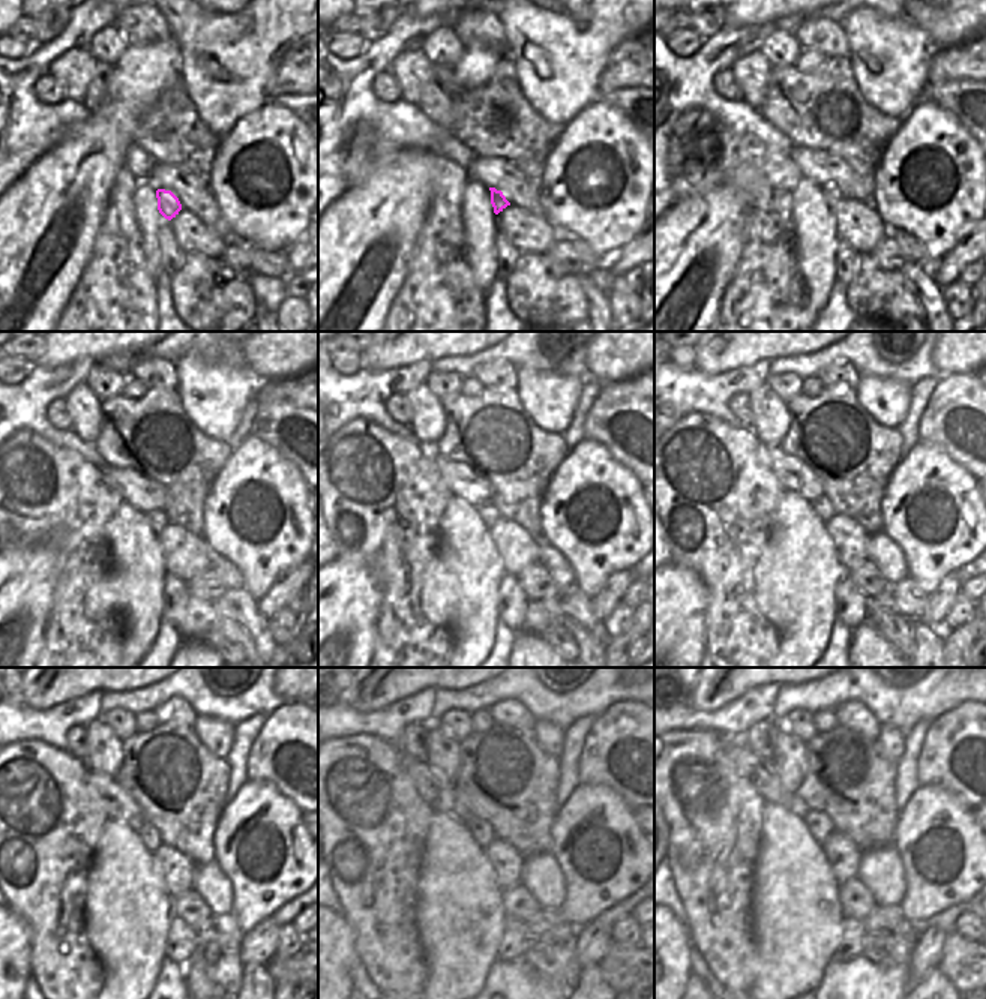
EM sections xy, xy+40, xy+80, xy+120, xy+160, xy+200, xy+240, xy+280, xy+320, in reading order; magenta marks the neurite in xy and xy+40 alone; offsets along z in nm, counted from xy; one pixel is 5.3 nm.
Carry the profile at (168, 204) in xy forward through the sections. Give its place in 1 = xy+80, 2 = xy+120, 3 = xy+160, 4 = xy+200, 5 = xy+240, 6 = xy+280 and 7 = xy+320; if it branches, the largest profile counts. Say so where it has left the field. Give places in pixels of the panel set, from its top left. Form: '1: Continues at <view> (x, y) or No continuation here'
1: Continues at xy+80 (830, 194)
2: Continues at xy+120 (156, 519)
3: Continues at xy+160 (488, 513)
4: Continues at xy+200 (821, 506)
5: Continues at xy+240 (147, 834)
6: Continues at xy+280 (482, 831)
7: Continues at xy+320 (818, 825).

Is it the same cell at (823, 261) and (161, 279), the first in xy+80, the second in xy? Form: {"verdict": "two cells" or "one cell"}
{"verdict": "two cells"}

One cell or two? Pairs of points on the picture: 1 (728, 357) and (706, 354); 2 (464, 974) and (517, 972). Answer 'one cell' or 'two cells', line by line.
1: one cell
2: two cells

